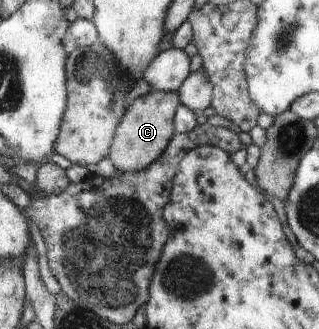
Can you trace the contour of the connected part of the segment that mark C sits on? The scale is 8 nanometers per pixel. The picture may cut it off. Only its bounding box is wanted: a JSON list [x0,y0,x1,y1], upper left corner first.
[108,88,181,173]

